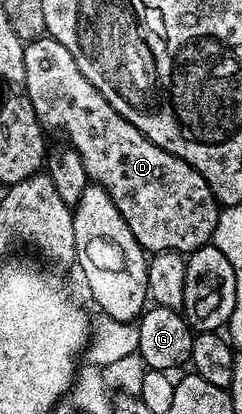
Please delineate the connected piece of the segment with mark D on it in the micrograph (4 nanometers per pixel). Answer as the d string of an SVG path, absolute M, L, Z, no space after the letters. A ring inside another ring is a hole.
M49 36L38 38L24 45L23 59L25 80L21 86L29 104L33 104L33 112L37 112L37 120L44 131L64 130L67 133L64 134L66 141L77 148L88 179L109 194L117 212L121 212L125 224L129 224L129 232L133 232L144 251L177 250L186 256L214 239L221 207L215 201L215 193L209 184L205 184L201 172L150 142L140 130L129 124L129 120L121 117L109 100L105 100L105 96L101 96L101 92L97 92L97 88L85 80L85 72L77 68L77 60L73 60L65 44L57 44L57 40Z

